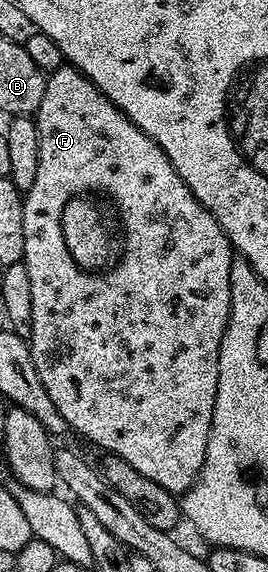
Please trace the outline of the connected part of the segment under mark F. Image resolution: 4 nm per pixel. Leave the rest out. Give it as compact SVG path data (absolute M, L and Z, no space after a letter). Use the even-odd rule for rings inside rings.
M63 65L49 72L46 75L44 101L40 101L36 112L36 122L38 132L40 133L40 166L36 169L36 181L32 181L32 189L24 192L22 200L24 205L24 257L22 258L22 263L28 269L28 281L32 281L32 329L28 336L28 342L30 352L32 353L32 361L36 365L36 373L40 373L40 381L44 385L48 397L52 397L52 405L56 405L56 409L64 417L67 428L71 432L75 431L76 434L83 435L88 442L95 443L98 447L103 447L103 452L124 457L124 461L128 461L128 465L132 465L132 469L140 469L140 473L144 473L144 477L148 477L152 481L156 481L156 485L164 485L164 489L175 493L184 493L198 479L200 469L204 465L204 453L208 449L208 437L210 436L212 413L216 405L216 389L218 388L220 341L224 337L224 329L230 320L230 270L232 269L232 261L236 257L236 252L230 246L230 239L224 233L224 229L220 229L216 217L212 217L212 213L208 213L208 209L204 205L200 205L200 201L194 196L192 189L188 189L188 185L184 185L180 173L176 173L176 169L172 165L170 158L164 153L164 149L160 149L160 145L156 141L152 141L152 137L148 137L148 133L144 133L139 129L123 111L119 111L115 103L108 101L108 97L104 93L100 93L100 89L96 89L96 85L87 75L83 75L82 72L69 65ZM89 191L99 191L100 194L107 195L114 202L114 207L118 210L119 217L122 218L122 231L126 234L126 252L123 253L122 260L118 264L115 262L113 266L103 270L101 273L95 273L93 270L78 267L76 261L69 255L69 251L65 247L64 233L61 229L61 215L64 213L65 206L68 205L70 199L78 196L89 196L92 193Z

